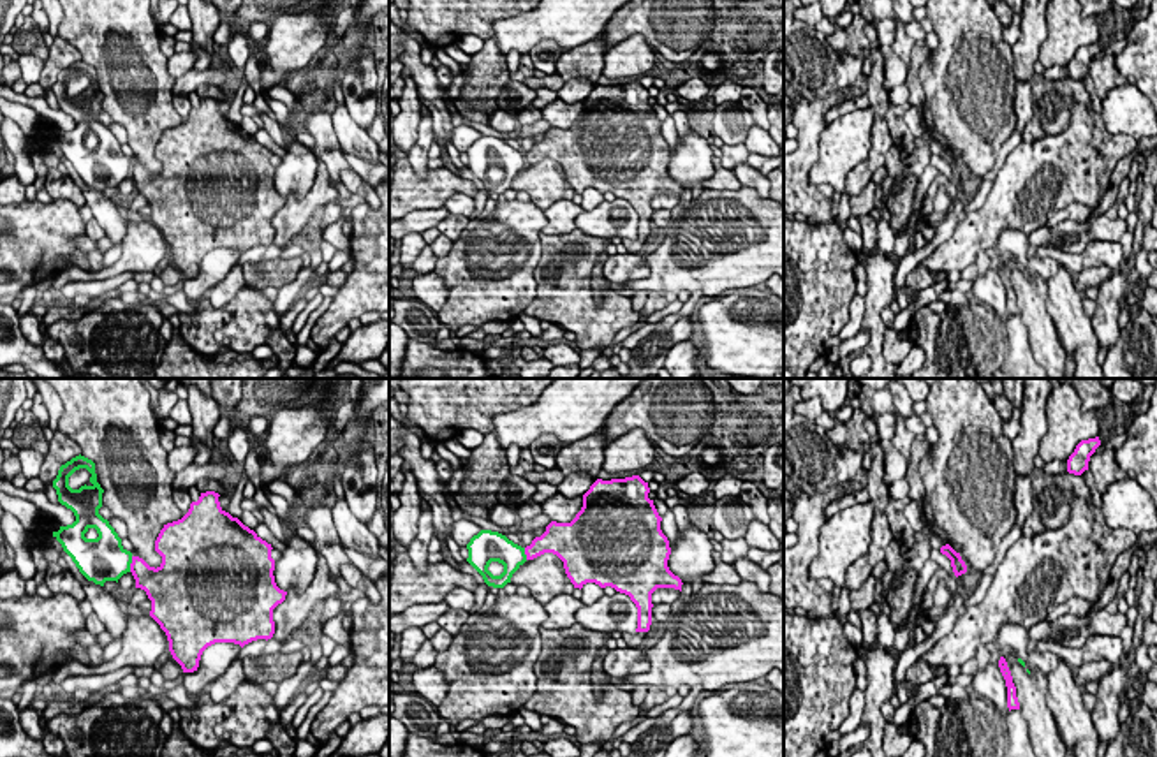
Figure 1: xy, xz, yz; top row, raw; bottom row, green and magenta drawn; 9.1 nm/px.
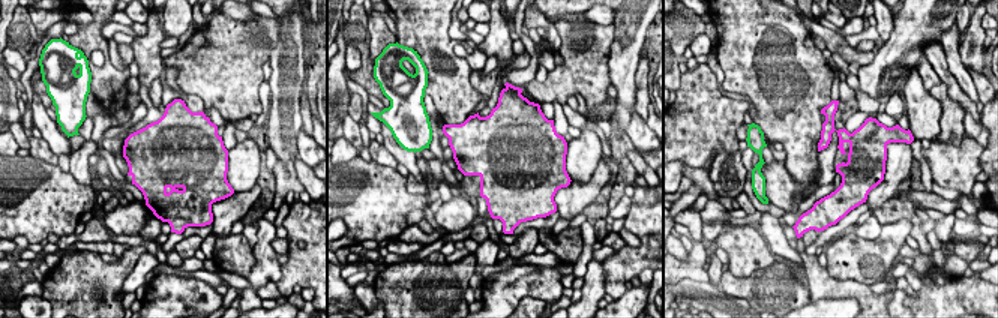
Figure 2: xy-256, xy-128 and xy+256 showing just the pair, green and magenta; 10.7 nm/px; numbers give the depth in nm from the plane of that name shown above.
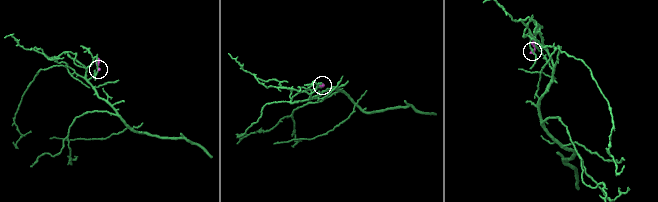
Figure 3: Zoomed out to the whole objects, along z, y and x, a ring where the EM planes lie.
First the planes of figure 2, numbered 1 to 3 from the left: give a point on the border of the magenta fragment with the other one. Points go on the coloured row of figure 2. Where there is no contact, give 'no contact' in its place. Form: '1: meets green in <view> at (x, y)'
1: no contact
2: no contact
3: no contact

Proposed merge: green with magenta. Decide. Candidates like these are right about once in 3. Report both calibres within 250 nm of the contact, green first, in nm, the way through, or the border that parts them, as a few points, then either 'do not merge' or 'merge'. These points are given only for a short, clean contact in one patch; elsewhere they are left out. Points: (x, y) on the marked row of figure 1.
400/240 nm | along xy (132, 557), (129, 571) | do not merge

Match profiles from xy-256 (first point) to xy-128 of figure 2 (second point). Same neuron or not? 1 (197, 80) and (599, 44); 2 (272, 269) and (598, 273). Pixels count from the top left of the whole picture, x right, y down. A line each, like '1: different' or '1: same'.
1: same
2: same

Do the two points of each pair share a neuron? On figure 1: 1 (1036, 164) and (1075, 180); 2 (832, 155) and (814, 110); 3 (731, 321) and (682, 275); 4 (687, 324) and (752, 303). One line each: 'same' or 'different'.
1: same
2: different
3: different
4: different

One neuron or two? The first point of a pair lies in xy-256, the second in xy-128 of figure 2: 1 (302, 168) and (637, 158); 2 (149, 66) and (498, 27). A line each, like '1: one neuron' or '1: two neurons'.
1: one neuron
2: one neuron

